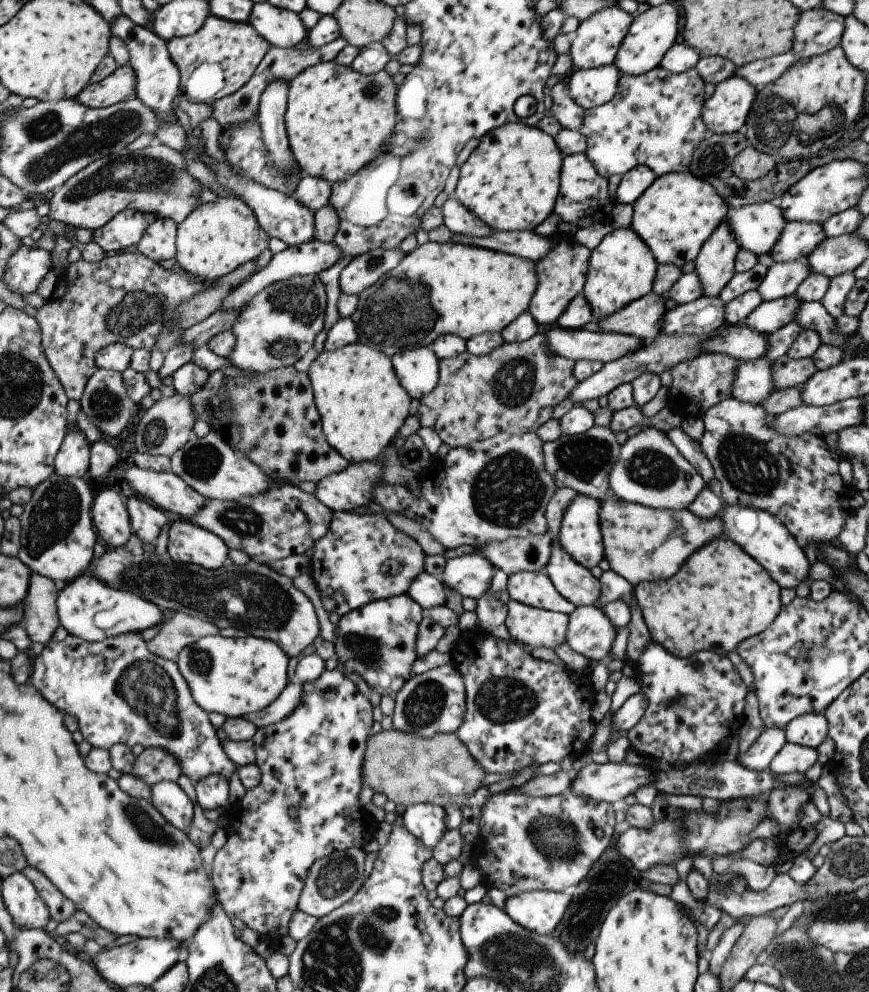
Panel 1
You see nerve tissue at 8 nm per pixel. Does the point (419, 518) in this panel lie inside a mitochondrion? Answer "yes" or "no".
no

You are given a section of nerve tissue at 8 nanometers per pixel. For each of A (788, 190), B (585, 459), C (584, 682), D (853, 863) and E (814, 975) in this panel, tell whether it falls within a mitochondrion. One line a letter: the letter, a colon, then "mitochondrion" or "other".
A: other
B: mitochondrion
C: other
D: mitochondrion
E: mitochondrion

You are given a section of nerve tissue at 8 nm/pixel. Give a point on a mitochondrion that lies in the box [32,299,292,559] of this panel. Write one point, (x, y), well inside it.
(107, 405)

